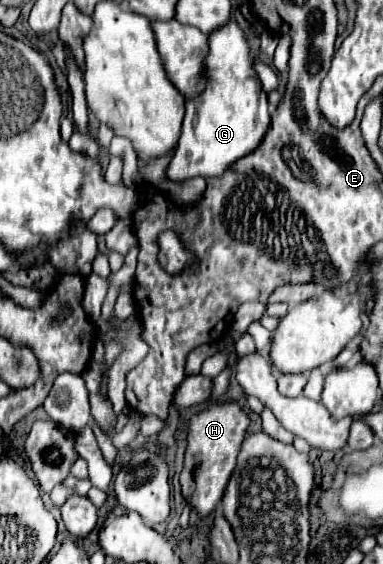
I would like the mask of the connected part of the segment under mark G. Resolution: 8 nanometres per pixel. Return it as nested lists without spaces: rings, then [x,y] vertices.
[[[228,21],[224,29],[208,35],[208,53],[204,57],[206,87],[196,97],[186,97],[182,135],[166,171],[168,179],[182,181],[196,175],[222,175],[228,165],[248,155],[262,141],[270,125],[270,111],[266,93],[246,61],[252,61],[250,45],[236,21]]]

